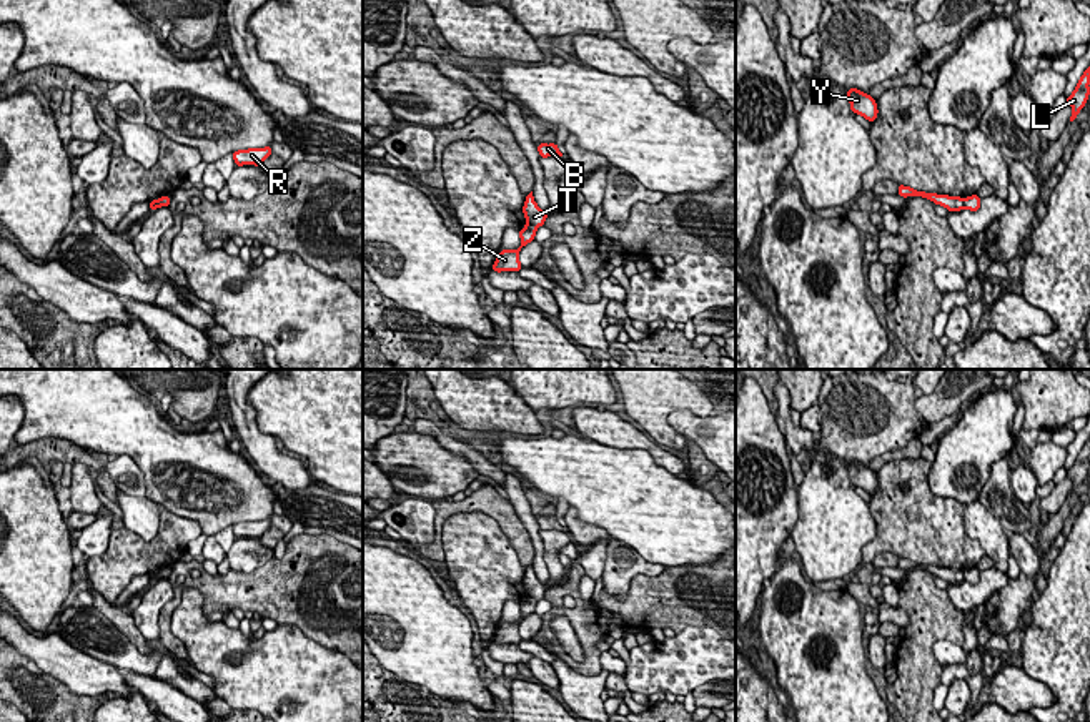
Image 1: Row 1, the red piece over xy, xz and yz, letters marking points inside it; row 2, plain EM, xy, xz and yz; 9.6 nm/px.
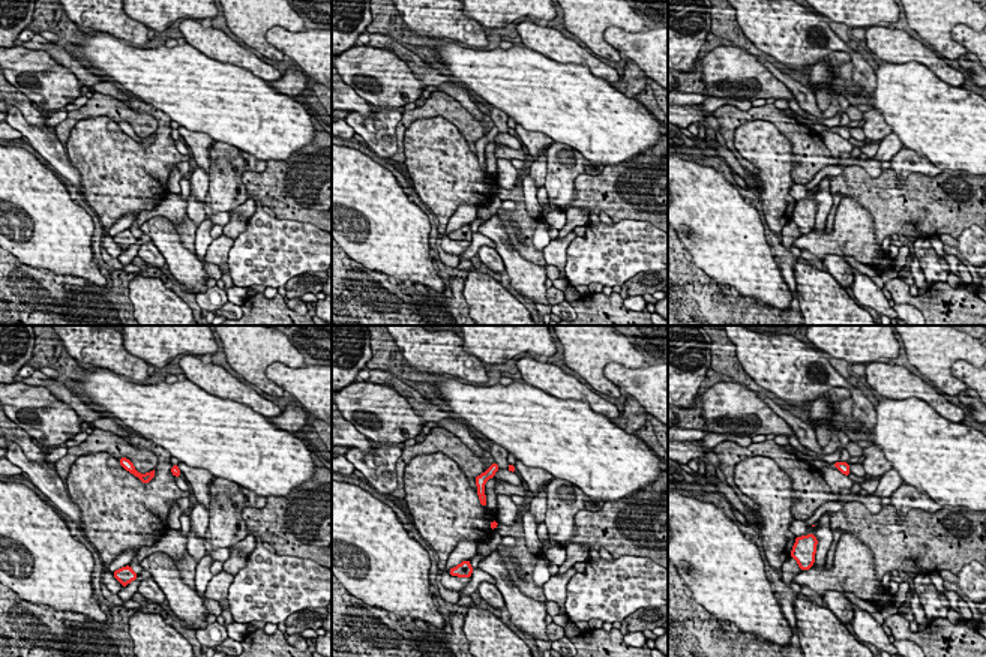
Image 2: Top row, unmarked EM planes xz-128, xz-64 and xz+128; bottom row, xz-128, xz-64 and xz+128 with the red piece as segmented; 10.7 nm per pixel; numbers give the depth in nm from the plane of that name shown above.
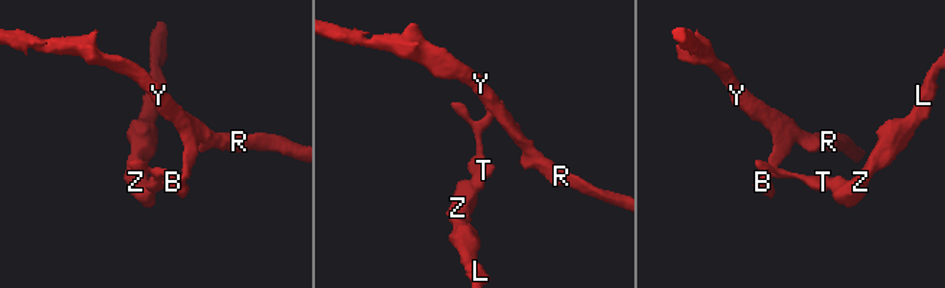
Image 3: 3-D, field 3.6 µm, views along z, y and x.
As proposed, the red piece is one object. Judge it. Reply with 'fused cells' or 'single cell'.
fused cells

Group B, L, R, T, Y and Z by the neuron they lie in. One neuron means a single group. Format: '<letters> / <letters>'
B R T Y / L Z

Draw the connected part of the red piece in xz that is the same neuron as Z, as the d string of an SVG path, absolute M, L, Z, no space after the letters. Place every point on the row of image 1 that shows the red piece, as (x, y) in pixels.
M526 225L519 231L521 246L518 250L503 250L499 256L496 256L496 261L491 270L501 273L501 271L519 271L523 266L519 263L519 251L528 243L534 241L538 226Z

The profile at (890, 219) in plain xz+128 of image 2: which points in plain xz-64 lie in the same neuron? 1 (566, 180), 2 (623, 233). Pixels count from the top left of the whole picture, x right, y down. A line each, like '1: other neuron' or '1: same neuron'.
1: other neuron
2: other neuron

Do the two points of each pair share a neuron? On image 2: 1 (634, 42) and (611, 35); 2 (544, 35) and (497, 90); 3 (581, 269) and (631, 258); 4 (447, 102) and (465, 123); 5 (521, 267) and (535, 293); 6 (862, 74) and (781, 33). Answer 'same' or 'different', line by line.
1: same
2: different
3: same
4: same
5: same
6: same

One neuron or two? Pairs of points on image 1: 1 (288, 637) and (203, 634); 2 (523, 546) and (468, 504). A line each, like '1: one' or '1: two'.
1: one
2: one

